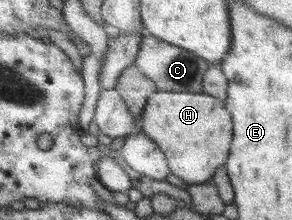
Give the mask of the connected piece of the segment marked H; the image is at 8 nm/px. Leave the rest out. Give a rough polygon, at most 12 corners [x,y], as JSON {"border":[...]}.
{"border":[[156,91],[142,131],[188,185],[226,164],[224,102]]}

